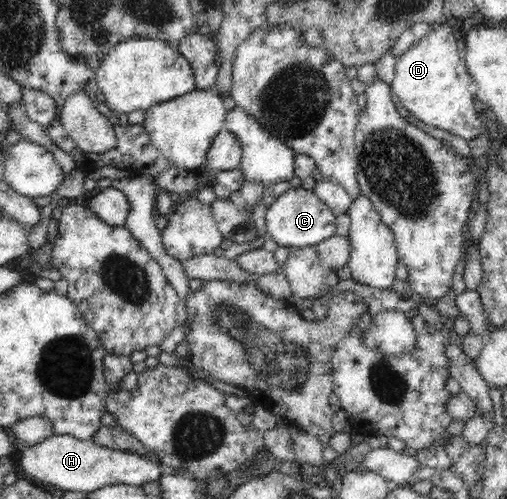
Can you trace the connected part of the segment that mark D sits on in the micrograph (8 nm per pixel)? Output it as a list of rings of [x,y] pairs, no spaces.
[[[441,21],[434,24],[423,39],[396,58],[391,86],[393,95],[397,95],[400,105],[411,116],[425,125],[433,125],[469,141],[484,133],[485,127],[475,108],[477,99],[469,91],[469,72],[465,60],[459,57],[459,51],[451,23]]]

